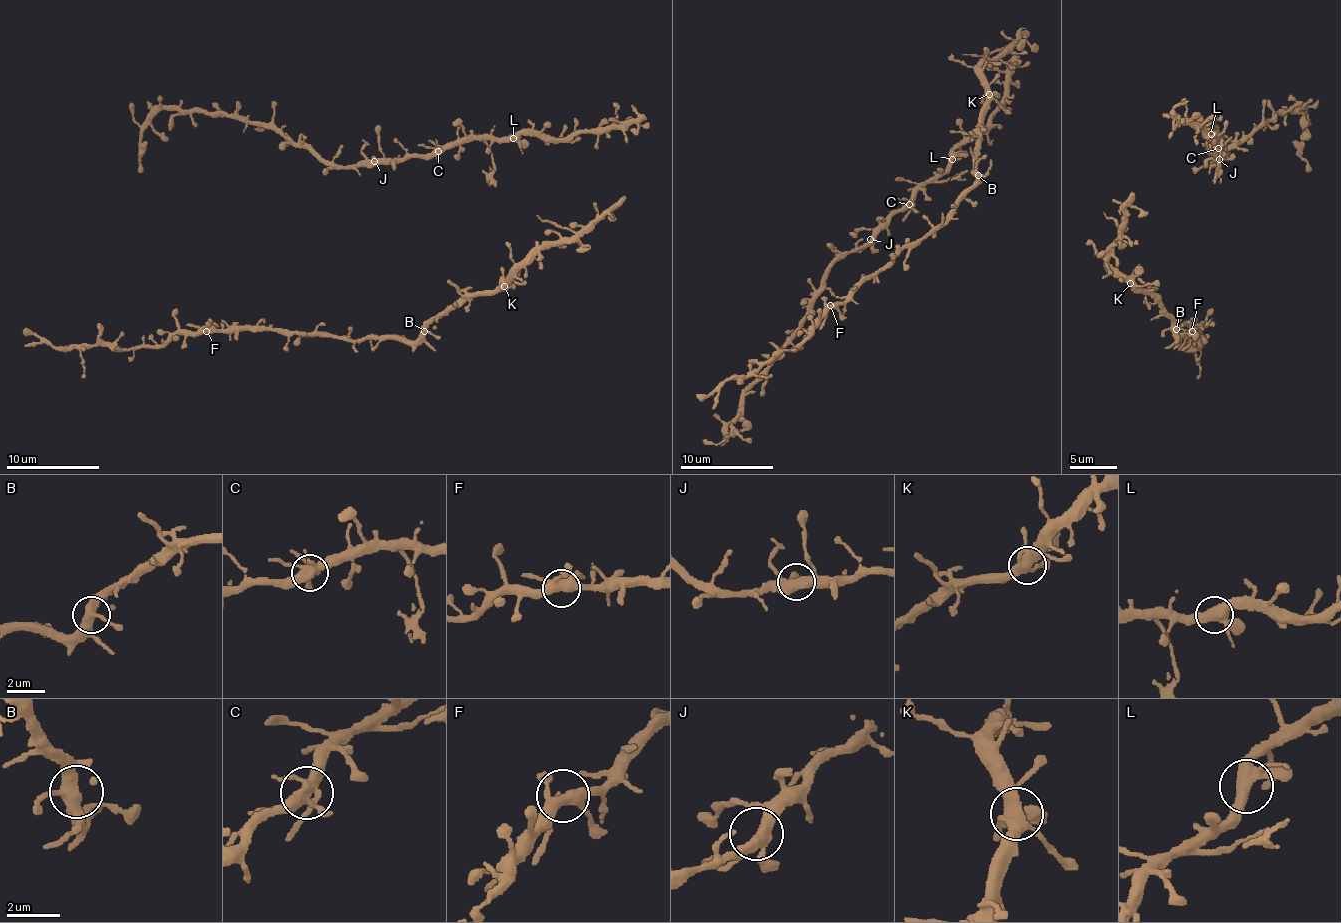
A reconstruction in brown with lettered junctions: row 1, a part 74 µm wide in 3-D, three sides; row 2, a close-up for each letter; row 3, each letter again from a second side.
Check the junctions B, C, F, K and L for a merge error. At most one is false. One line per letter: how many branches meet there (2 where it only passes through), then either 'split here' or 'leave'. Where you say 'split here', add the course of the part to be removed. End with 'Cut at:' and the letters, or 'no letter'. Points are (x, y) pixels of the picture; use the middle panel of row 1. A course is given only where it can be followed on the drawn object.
B: 4 | leave
C: 6 | leave
F: 6 | leave
K: 5 | leave
L: 4 | leave
Cut at: no letter

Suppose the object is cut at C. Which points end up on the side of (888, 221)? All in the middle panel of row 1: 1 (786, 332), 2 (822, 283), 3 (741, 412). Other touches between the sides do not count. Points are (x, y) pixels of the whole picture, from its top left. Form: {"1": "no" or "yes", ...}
{"1": "yes", "2": "yes", "3": "yes"}

